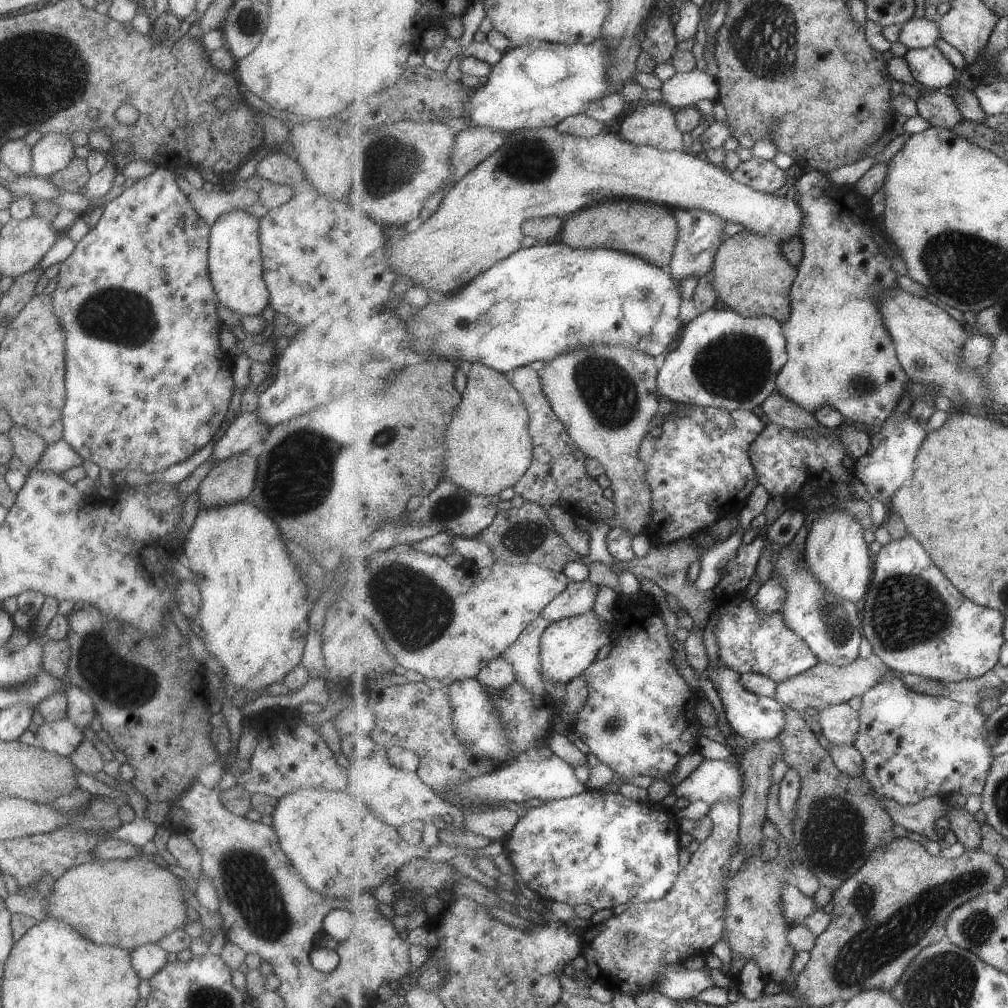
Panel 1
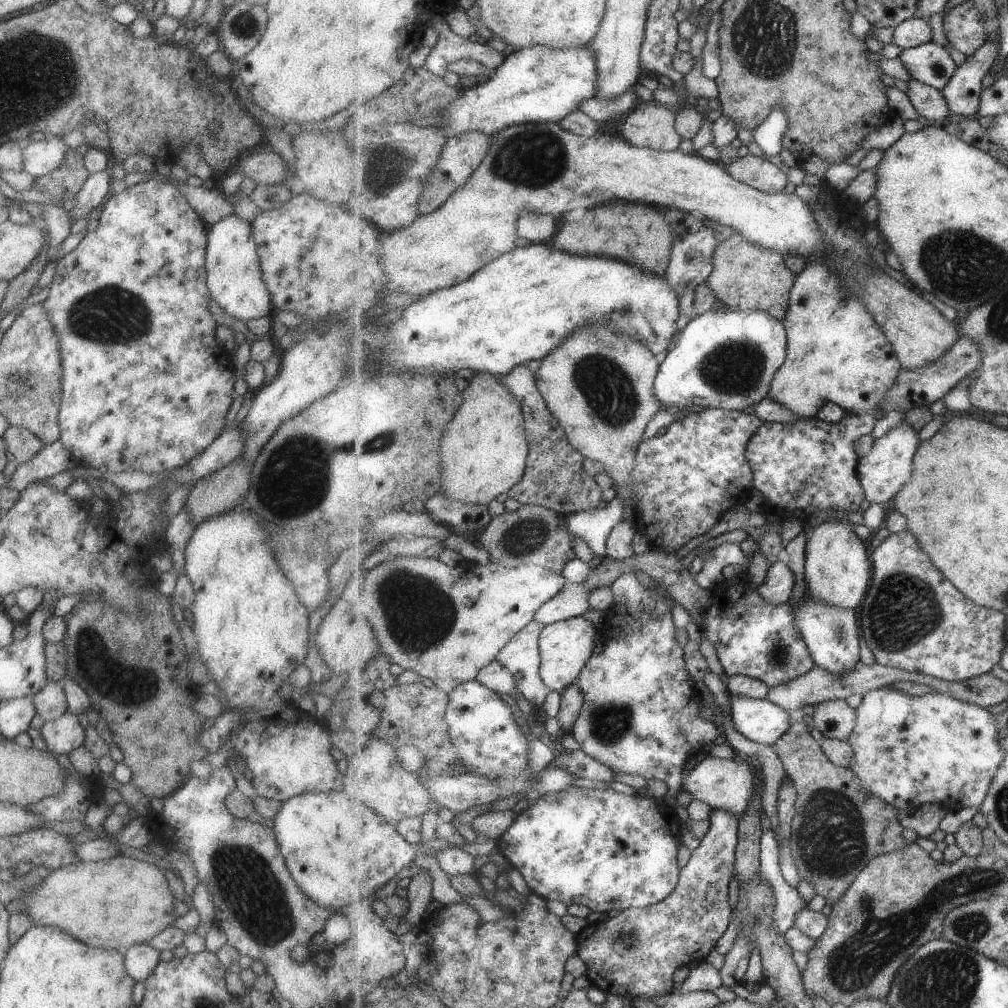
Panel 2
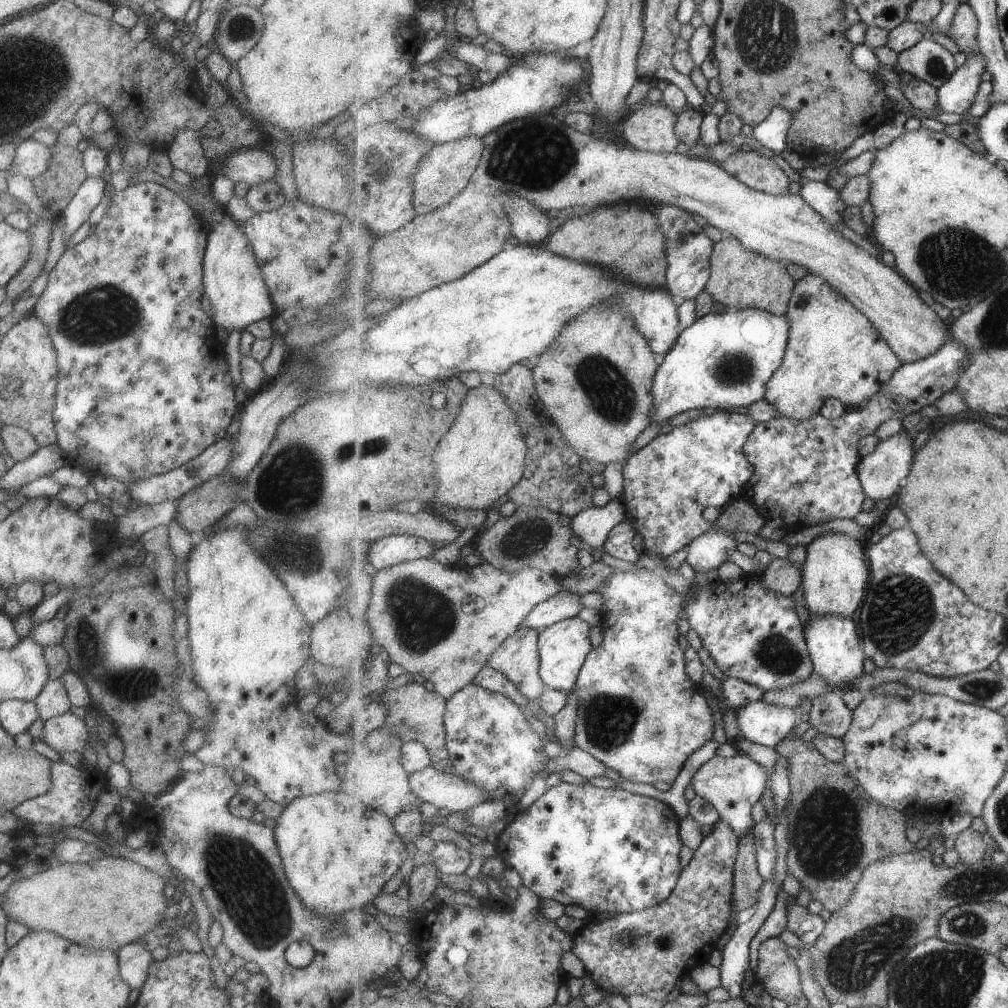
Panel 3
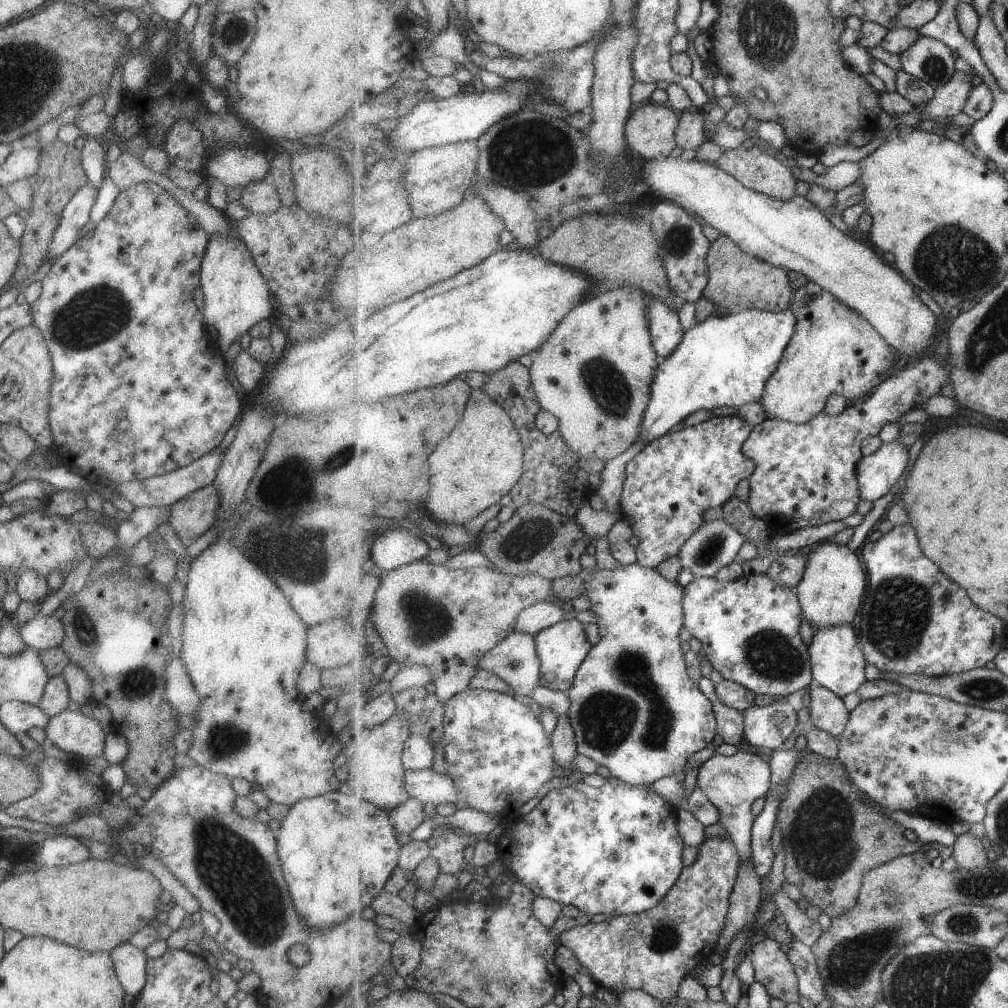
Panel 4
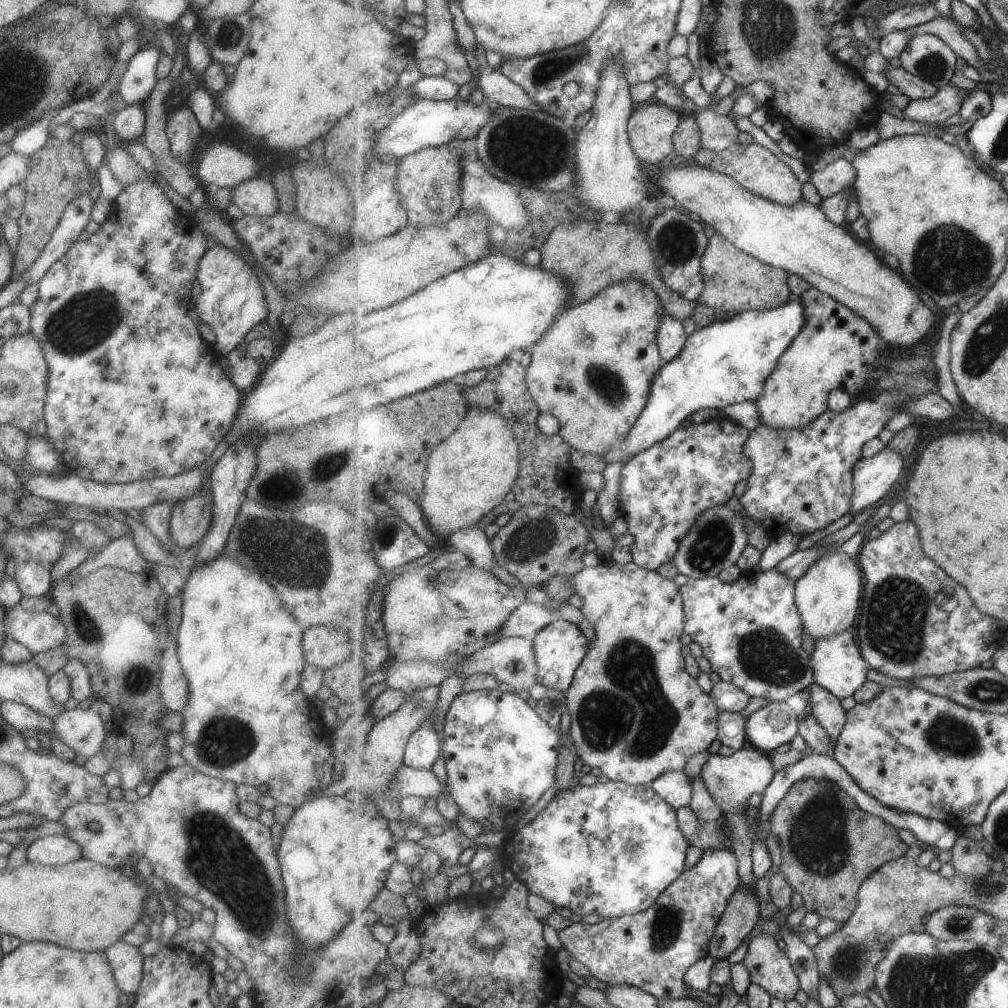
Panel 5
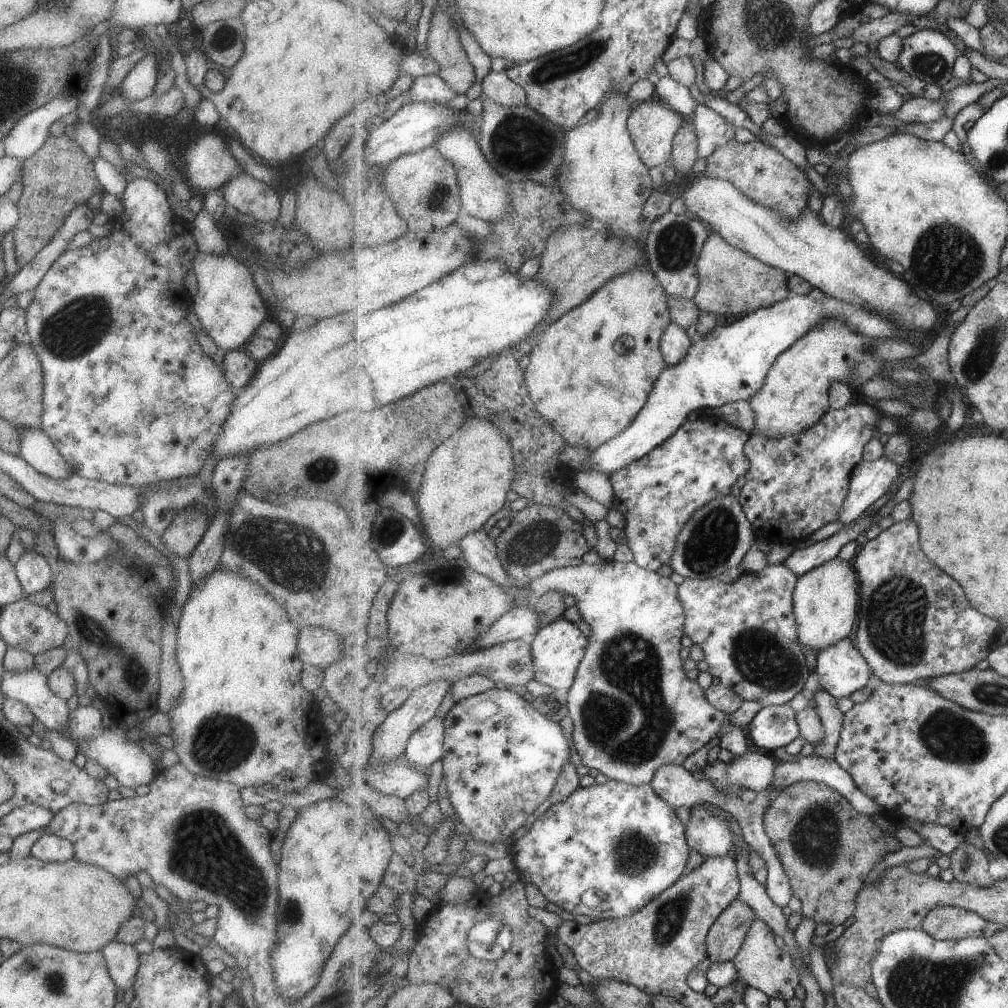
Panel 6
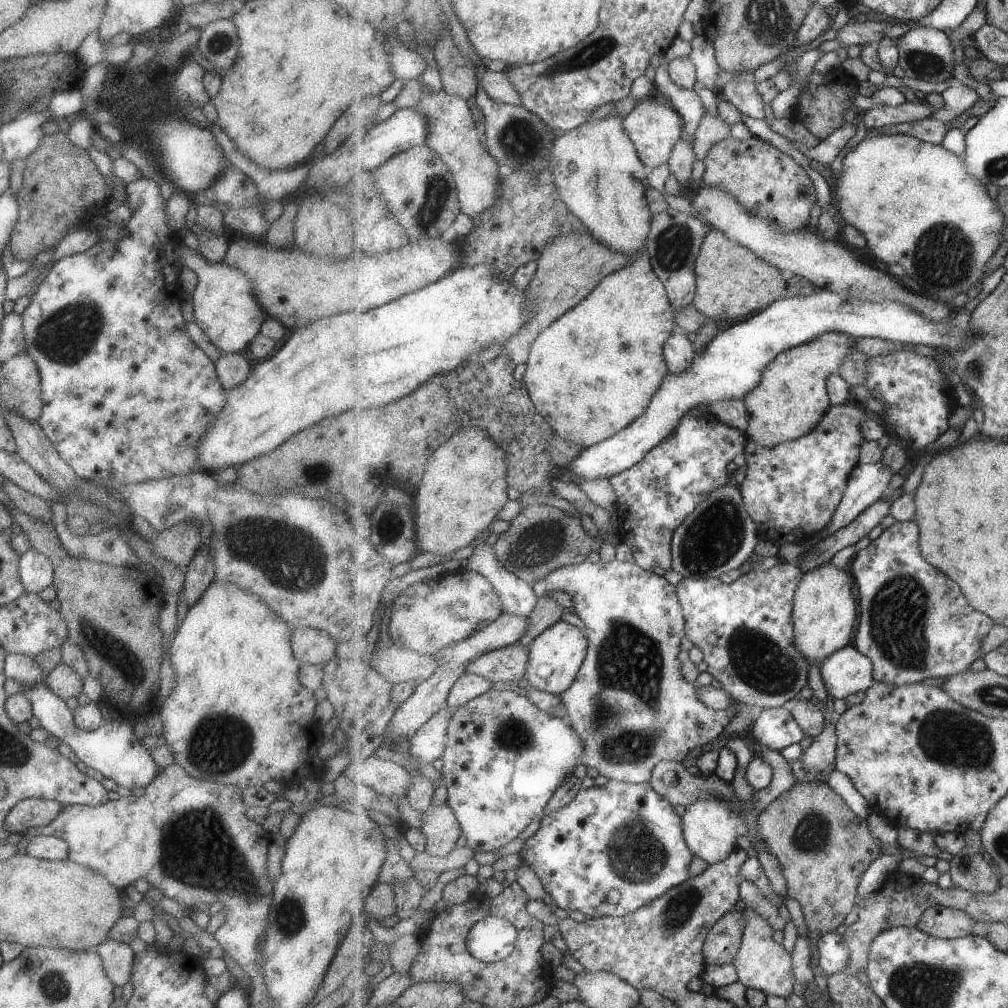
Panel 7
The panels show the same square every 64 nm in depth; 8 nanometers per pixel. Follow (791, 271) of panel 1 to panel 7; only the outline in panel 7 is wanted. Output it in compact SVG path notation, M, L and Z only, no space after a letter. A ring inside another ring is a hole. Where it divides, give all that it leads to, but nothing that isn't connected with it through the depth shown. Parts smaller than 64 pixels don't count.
M711 229L705 236L695 265L697 290L694 305L710 320L733 322L769 308L787 290L781 269L759 258L751 248L729 240L724 232Z

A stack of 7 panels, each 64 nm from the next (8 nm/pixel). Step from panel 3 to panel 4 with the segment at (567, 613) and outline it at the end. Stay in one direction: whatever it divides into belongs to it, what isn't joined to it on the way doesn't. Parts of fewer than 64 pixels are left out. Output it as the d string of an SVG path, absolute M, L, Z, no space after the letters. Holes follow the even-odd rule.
M554 599L551 602L541 601L525 608L517 620L515 631L536 636L545 628L562 621L563 610L558 602L559 600Z

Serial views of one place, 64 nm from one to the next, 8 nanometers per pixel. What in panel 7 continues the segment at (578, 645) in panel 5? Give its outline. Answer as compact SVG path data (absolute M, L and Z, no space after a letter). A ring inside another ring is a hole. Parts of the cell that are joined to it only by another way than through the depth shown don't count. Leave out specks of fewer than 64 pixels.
M559 620L529 644L526 680L537 690L554 695L563 694L575 684L580 668L588 654L588 648L589 639L584 630L580 630L569 622Z

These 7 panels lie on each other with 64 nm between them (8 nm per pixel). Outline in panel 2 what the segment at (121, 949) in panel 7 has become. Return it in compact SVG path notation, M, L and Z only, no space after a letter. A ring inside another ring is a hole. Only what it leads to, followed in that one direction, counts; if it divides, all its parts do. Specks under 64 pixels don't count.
M147 943L133 944L122 955L124 972L135 983L144 982L145 978L154 970L160 962L159 952L155 951Z

